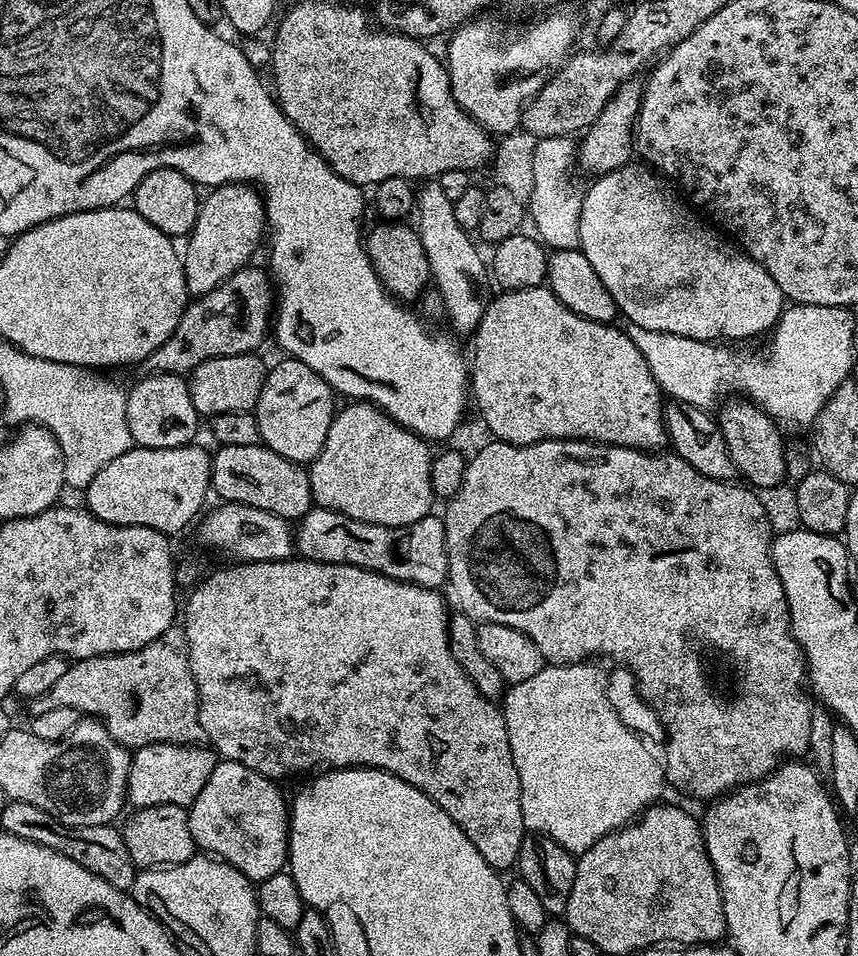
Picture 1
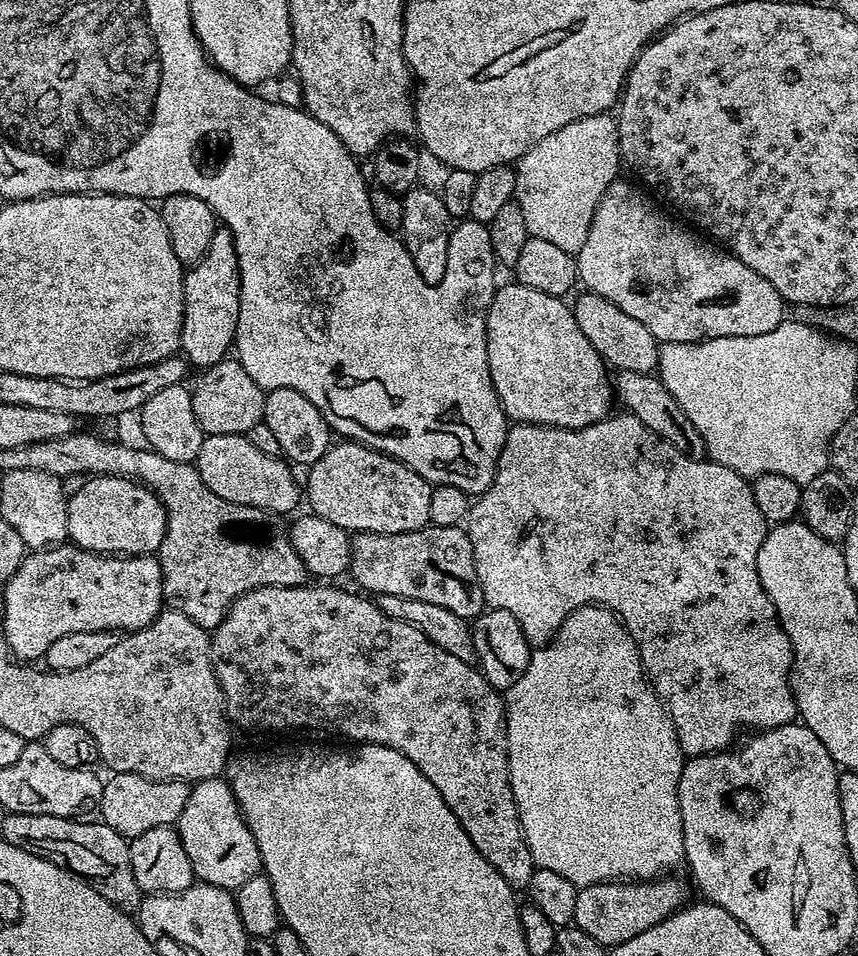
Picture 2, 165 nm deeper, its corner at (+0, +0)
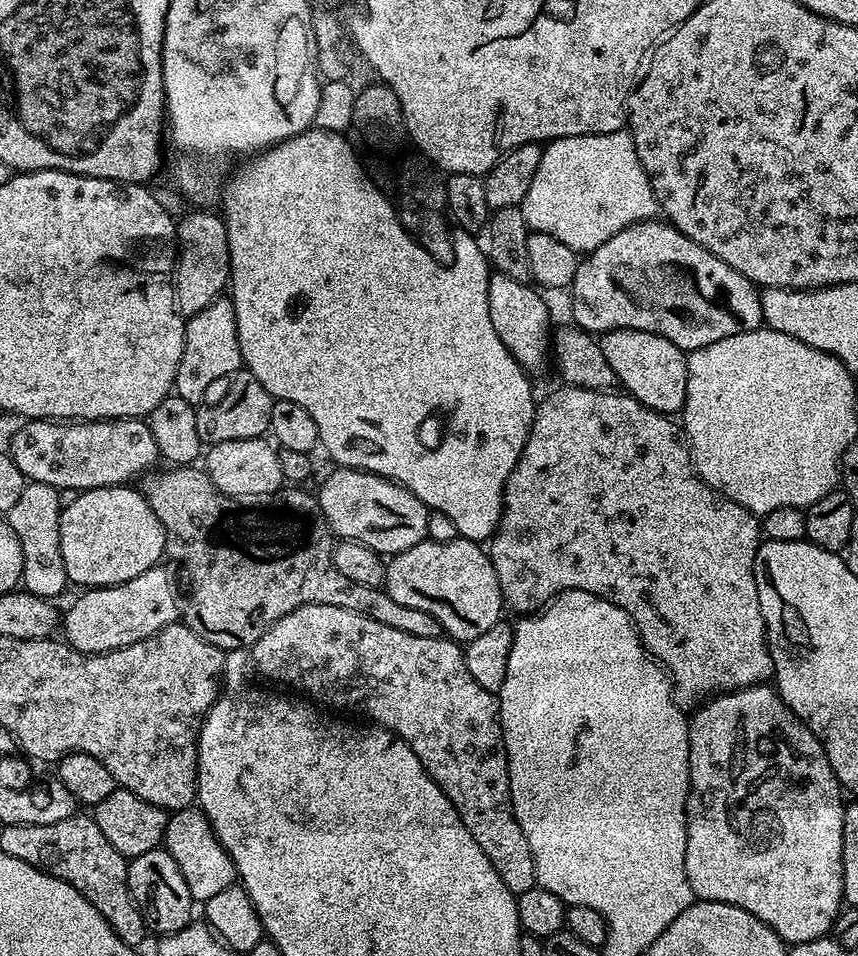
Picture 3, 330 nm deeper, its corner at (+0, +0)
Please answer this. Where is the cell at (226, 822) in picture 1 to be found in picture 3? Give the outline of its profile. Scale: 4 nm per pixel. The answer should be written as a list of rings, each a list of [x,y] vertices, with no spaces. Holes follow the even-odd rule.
[[[199,807],[180,808],[169,815],[162,847],[165,852],[170,854],[170,858],[174,858],[174,862],[178,862],[178,870],[182,870],[182,878],[186,878],[186,886],[190,890],[193,901],[203,902],[214,898],[214,894],[218,894],[221,890],[226,890],[232,884],[237,883],[238,877],[234,862],[230,858],[230,854],[226,854],[222,842],[218,842],[206,814],[201,812]]]

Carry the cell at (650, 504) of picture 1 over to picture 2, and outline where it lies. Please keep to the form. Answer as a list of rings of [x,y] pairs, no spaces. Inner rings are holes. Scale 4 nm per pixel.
[[[620,410],[610,414],[605,420],[594,422],[585,428],[551,428],[541,424],[513,423],[506,434],[502,454],[496,463],[496,473],[490,486],[481,496],[475,497],[468,509],[466,531],[472,543],[474,566],[478,582],[482,586],[484,602],[488,608],[506,610],[518,618],[522,634],[533,646],[548,644],[562,626],[569,612],[585,608],[588,604],[598,604],[609,608],[620,618],[640,651],[640,663],[644,675],[652,689],[660,698],[660,703],[668,711],[680,749],[685,757],[703,756],[725,751],[733,743],[739,728],[763,730],[791,724],[797,719],[796,700],[792,696],[792,643],[786,630],[780,625],[774,602],[766,594],[758,578],[758,550],[770,527],[754,502],[751,483],[721,464],[707,458],[691,460],[682,450],[670,446],[654,430],[646,430],[631,412]]]

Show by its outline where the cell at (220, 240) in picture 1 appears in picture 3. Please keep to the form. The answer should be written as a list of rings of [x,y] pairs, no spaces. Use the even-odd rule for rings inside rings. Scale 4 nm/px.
[[[231,299],[214,300],[204,310],[198,310],[198,314],[187,317],[182,358],[176,371],[175,395],[181,396],[193,406],[199,405],[205,399],[203,396],[211,390],[212,384],[219,385],[225,378],[241,371],[241,368],[238,322]]]

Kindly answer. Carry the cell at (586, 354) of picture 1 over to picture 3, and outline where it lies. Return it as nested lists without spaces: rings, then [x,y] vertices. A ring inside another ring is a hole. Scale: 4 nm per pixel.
[[[492,274],[488,277],[490,322],[494,322],[494,330],[498,330],[498,338],[502,338],[510,354],[526,370],[540,368],[550,360],[548,304],[539,294],[541,295],[535,287],[520,284],[508,276]]]

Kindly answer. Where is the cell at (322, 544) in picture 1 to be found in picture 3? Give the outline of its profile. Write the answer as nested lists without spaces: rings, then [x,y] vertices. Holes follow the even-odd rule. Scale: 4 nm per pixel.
[[[425,538],[418,542],[418,546],[397,552],[387,561],[382,587],[390,598],[394,598],[394,602],[434,614],[445,637],[457,642],[473,640],[499,623],[504,611],[501,587],[491,555],[480,548],[483,547],[475,540],[457,538],[443,544]]]

